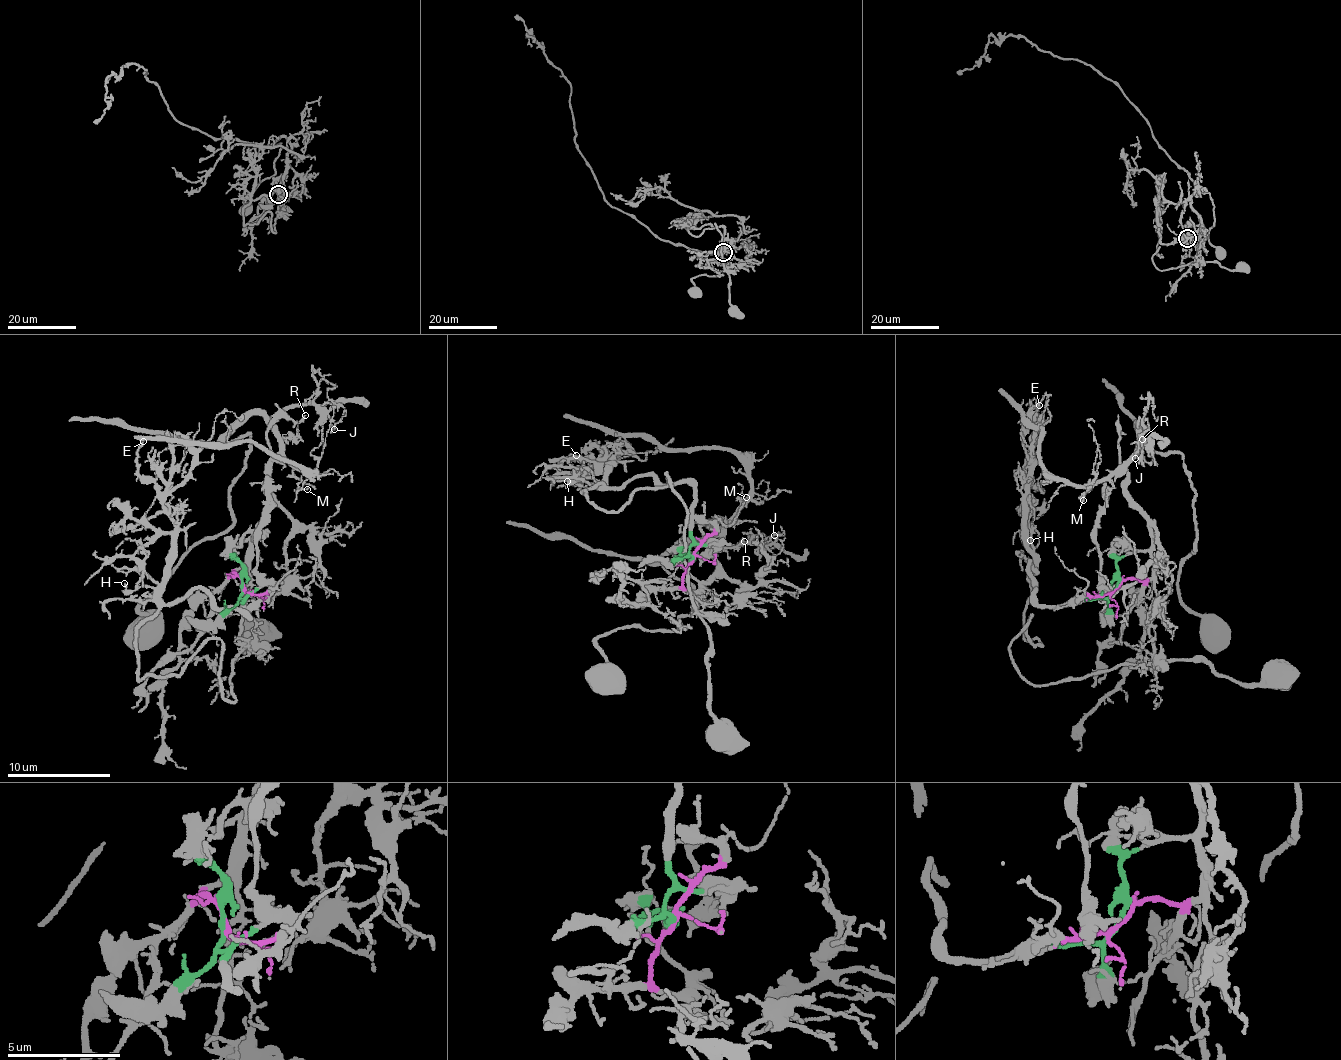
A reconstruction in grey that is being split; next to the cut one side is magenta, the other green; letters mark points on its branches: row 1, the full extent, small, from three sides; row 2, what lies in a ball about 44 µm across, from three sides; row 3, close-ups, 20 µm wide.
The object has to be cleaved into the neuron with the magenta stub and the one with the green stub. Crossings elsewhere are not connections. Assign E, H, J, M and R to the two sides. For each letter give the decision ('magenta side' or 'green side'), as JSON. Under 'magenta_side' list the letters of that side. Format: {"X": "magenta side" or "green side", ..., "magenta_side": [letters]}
{"E": "green side", "H": "green side", "J": "magenta side", "M": "magenta side", "R": "magenta side", "magenta_side": ["J", "M", "R"]}

